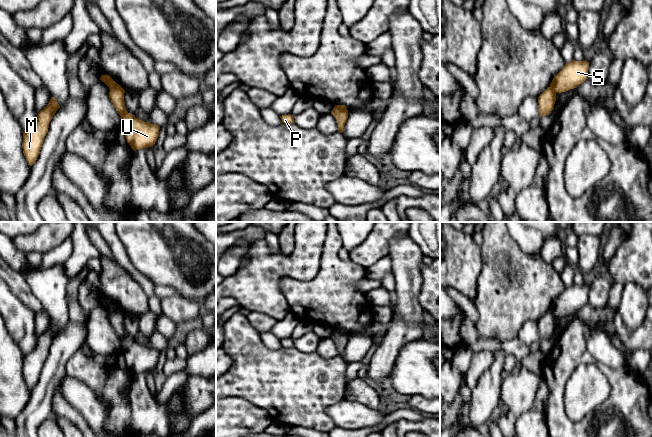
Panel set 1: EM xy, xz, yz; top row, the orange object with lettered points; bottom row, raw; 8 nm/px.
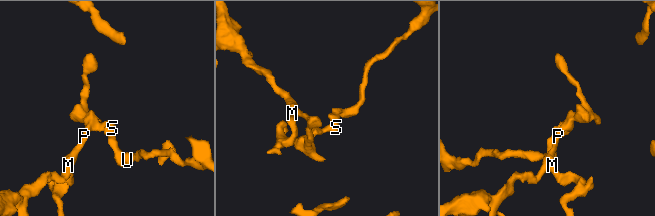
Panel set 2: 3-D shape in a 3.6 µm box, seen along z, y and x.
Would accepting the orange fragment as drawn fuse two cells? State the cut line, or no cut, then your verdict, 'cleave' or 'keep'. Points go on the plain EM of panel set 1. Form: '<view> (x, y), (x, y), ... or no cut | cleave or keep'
xy (120, 310), (113, 311), (110, 314) | cleave

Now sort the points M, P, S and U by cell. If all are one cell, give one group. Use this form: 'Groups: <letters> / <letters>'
Groups: M P S / U

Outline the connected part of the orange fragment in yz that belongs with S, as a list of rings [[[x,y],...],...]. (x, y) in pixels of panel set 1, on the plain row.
[[[571,285],[553,302],[550,311],[555,317],[566,316],[582,308],[588,300],[589,286]]]

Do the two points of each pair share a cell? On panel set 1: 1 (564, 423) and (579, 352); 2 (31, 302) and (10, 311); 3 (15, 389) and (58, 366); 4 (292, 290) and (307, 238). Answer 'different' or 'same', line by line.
1: same
2: different
3: different
4: different

